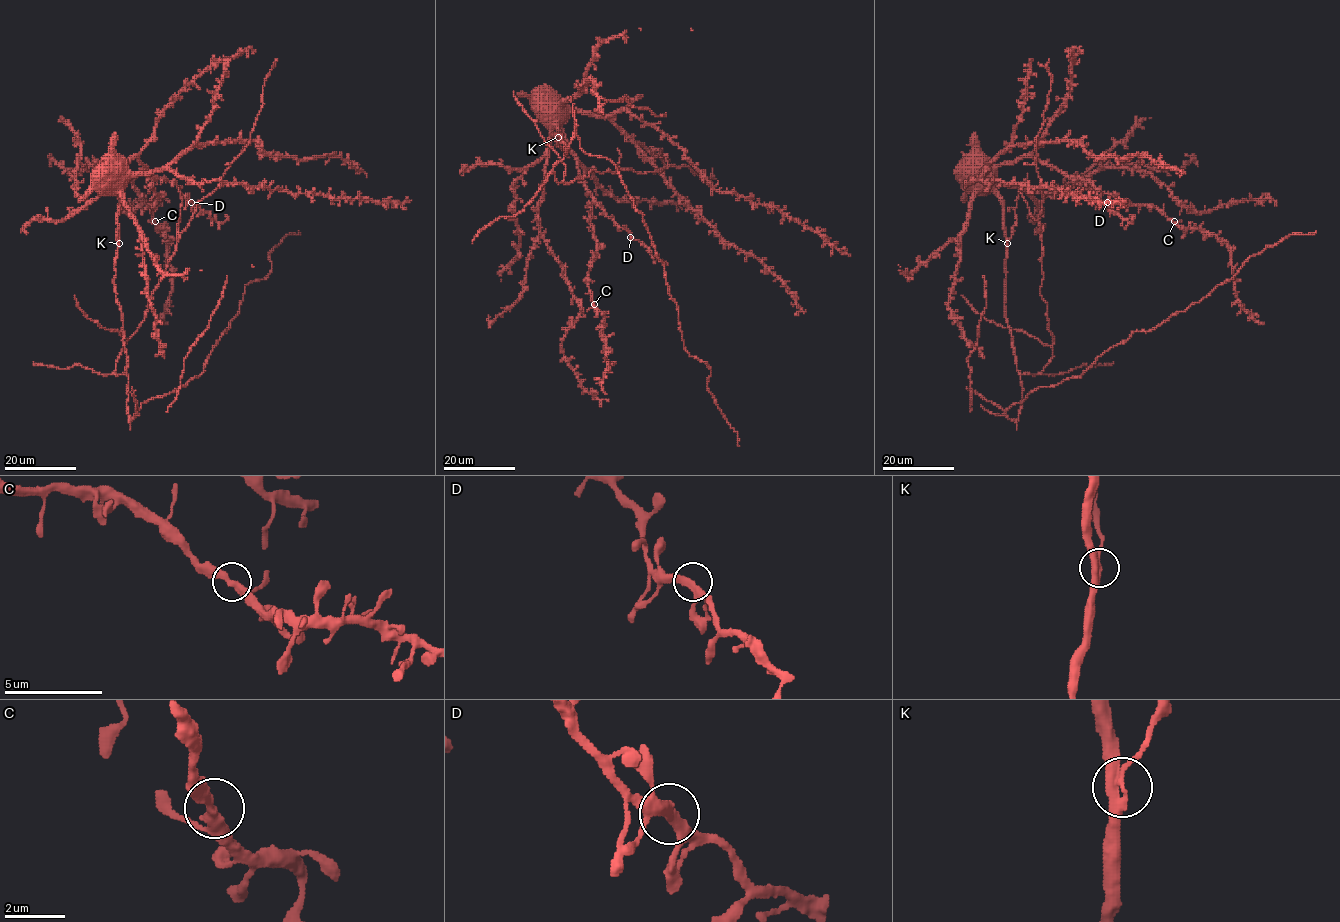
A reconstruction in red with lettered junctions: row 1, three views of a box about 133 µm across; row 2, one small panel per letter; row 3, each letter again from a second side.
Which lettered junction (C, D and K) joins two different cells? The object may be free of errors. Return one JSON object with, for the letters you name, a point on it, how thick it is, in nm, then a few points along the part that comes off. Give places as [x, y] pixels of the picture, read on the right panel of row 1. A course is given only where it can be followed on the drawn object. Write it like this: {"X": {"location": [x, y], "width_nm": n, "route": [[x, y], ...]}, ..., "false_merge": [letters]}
{"K": {"location": [1007, 243], "width_nm": 320, "route": [[1007, 243], [1016, 221], [1014, 212], [1020, 188], [1027, 174]]}, "false_merge": ["K"]}

